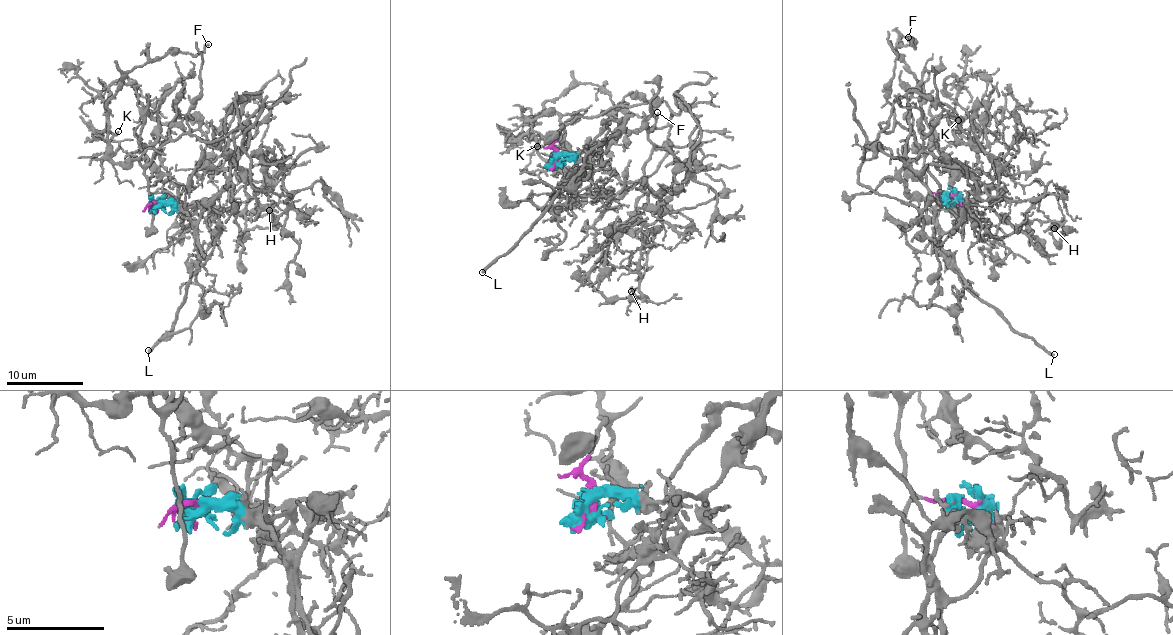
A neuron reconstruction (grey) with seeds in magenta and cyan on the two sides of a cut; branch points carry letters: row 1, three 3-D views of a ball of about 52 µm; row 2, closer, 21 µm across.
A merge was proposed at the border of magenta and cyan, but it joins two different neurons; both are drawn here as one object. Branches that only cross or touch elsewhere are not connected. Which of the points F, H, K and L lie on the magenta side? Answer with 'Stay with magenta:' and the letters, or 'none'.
Stay with magenta: F, H, K

